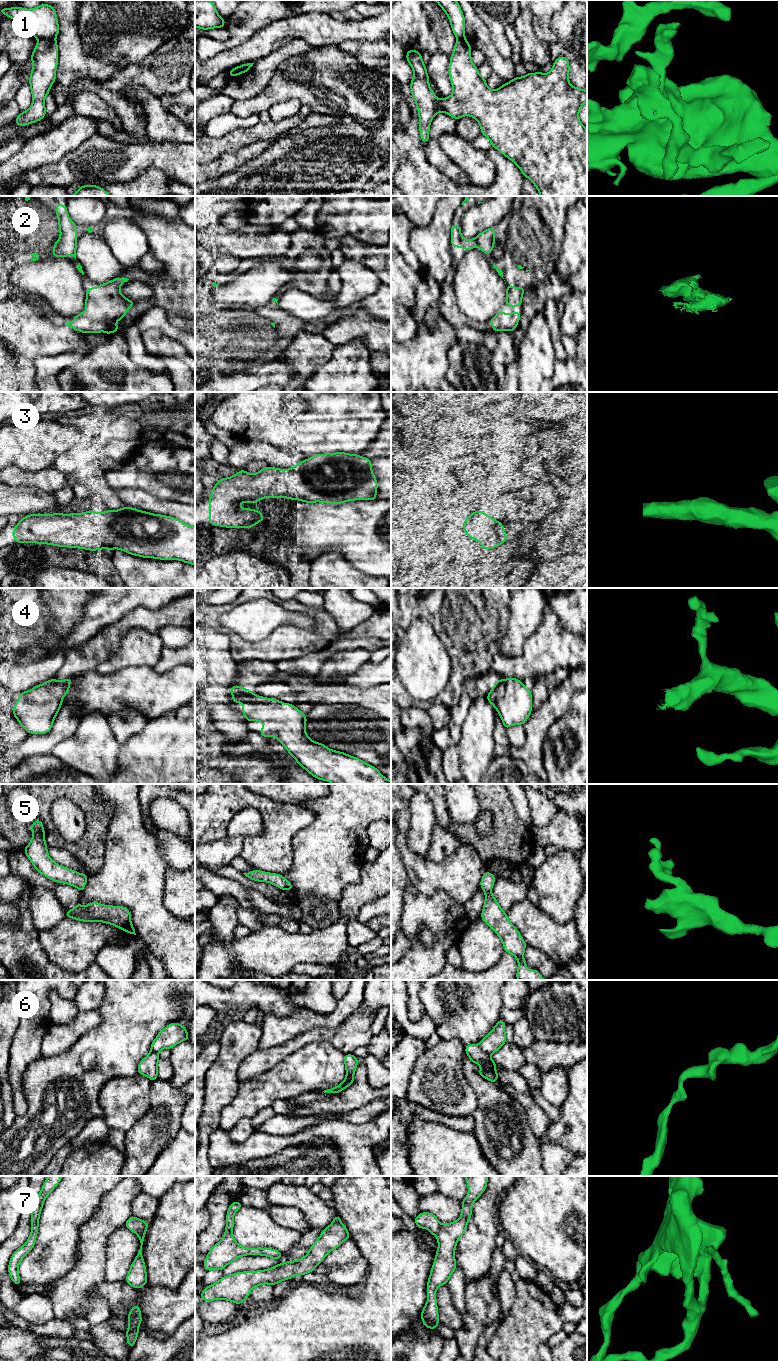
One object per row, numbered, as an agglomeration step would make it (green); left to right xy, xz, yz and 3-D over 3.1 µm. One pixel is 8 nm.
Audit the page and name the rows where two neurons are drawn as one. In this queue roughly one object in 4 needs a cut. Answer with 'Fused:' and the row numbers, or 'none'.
Fused: 1, 2, 6, 7

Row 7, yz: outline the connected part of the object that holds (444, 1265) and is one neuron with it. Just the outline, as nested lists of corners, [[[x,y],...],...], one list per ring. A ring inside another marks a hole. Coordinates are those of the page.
[[[464,1176],[468,1185],[468,1195],[461,1201],[462,1211],[458,1220],[441,1224],[437,1232],[438,1249],[430,1276],[427,1281],[427,1302],[421,1312],[421,1320],[426,1328],[437,1329],[439,1322],[436,1290],[446,1285],[457,1269],[455,1249],[459,1238],[464,1234],[472,1215],[472,1204],[487,1188],[488,1176]]]

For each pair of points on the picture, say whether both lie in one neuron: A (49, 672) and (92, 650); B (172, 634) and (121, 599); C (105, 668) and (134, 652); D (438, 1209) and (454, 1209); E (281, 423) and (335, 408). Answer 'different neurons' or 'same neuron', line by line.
A: different neurons
B: different neurons
C: same neuron
D: same neuron
E: same neuron

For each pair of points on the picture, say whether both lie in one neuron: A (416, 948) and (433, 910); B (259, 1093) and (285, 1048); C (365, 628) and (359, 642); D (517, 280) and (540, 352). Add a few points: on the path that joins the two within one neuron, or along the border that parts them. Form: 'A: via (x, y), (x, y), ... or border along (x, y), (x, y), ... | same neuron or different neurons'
A: via (414, 938), (414, 928), (423, 919) | same neuron
B: border along (295, 1052), (283, 1058), (273, 1067), (254, 1076) | different neurons
C: border along (351, 637), (378, 637), (380, 639) | different neurons
D: border along (537, 311), (543, 313), (550, 334) | different neurons

